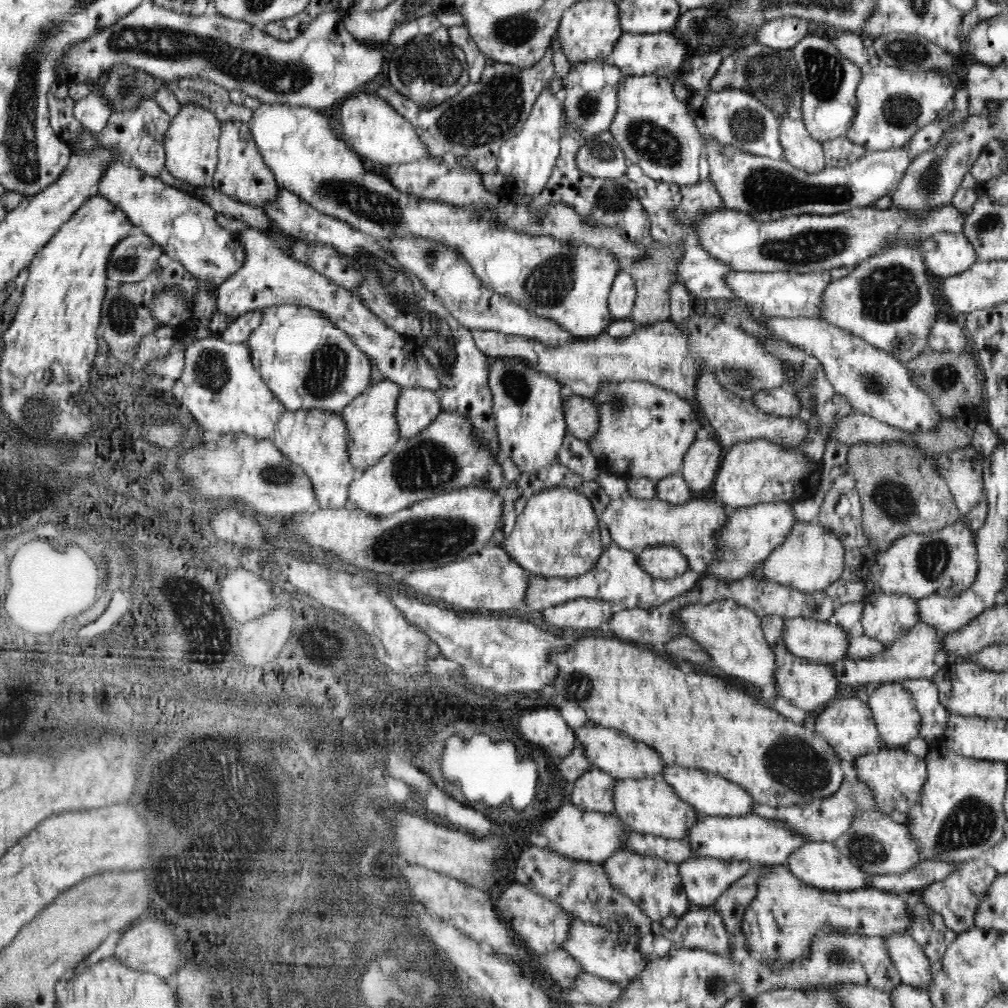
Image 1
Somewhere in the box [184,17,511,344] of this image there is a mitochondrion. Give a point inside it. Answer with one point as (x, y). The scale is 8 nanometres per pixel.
(429, 66)

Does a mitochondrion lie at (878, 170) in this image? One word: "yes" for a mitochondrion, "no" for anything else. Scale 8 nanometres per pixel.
no

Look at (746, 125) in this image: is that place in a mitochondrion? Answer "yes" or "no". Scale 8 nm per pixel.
yes

